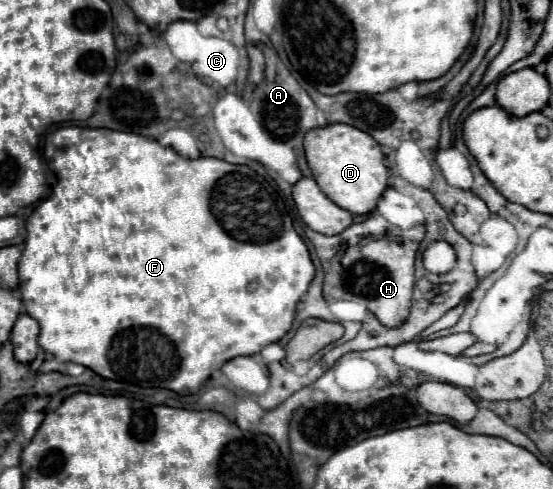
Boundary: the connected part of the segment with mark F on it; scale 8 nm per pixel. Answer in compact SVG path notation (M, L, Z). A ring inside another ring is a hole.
M57 128L47 136L43 156L49 156L49 166L57 174L57 186L27 218L27 240L19 260L19 288L27 314L41 326L39 346L45 352L61 362L83 364L109 380L125 380L143 388L159 386L179 394L197 394L209 376L227 360L243 354L259 354L267 344L279 342L289 332L297 302L315 276L315 266L287 210L281 208L283 204L263 176L249 166L229 164L219 158L183 158L171 148L161 146L155 138L107 128Z

